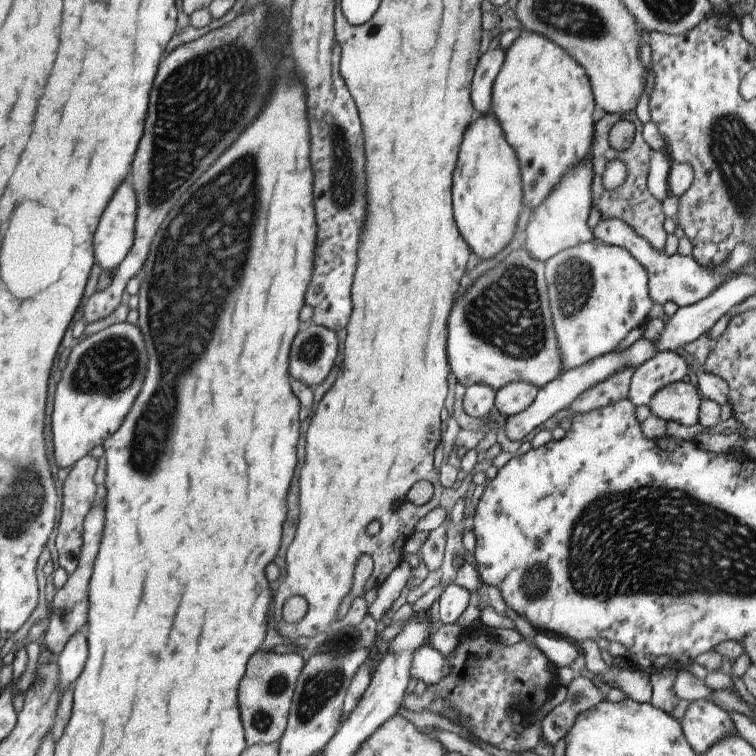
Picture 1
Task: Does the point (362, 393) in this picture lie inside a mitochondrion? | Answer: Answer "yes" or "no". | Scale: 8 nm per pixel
no

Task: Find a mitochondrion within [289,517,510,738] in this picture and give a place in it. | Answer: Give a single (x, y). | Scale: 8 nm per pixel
(319, 689)

